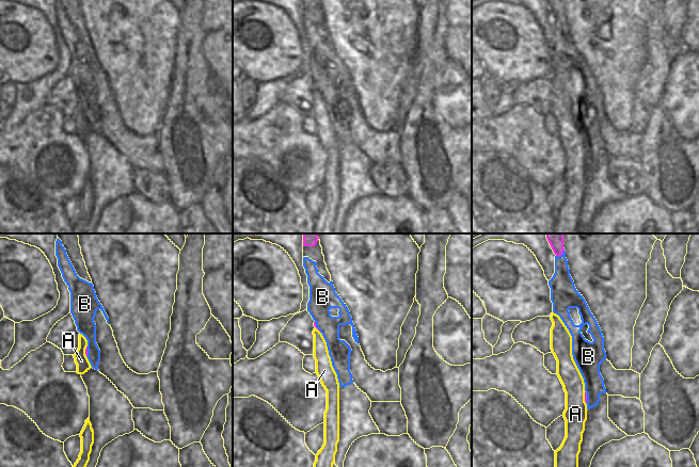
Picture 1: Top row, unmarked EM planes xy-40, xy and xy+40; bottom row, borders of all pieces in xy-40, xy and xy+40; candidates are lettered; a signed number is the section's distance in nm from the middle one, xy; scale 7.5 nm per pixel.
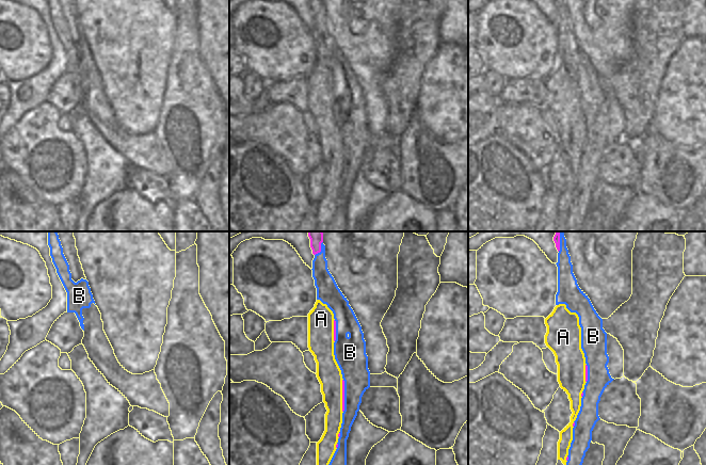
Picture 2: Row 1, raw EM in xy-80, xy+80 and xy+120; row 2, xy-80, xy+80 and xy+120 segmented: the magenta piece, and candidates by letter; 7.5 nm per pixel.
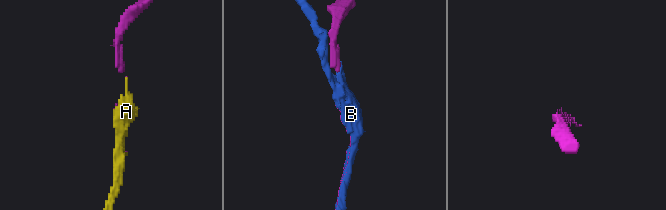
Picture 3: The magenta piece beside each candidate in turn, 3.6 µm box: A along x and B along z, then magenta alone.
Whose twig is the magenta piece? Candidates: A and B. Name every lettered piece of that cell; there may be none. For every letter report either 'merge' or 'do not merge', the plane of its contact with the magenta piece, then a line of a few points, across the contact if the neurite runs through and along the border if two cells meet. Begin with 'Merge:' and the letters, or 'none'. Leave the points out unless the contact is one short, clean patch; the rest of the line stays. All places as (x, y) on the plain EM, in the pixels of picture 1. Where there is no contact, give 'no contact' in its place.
Merge: A
A: merge; contact in xy+40
B: do not merge; contact in xy+40

